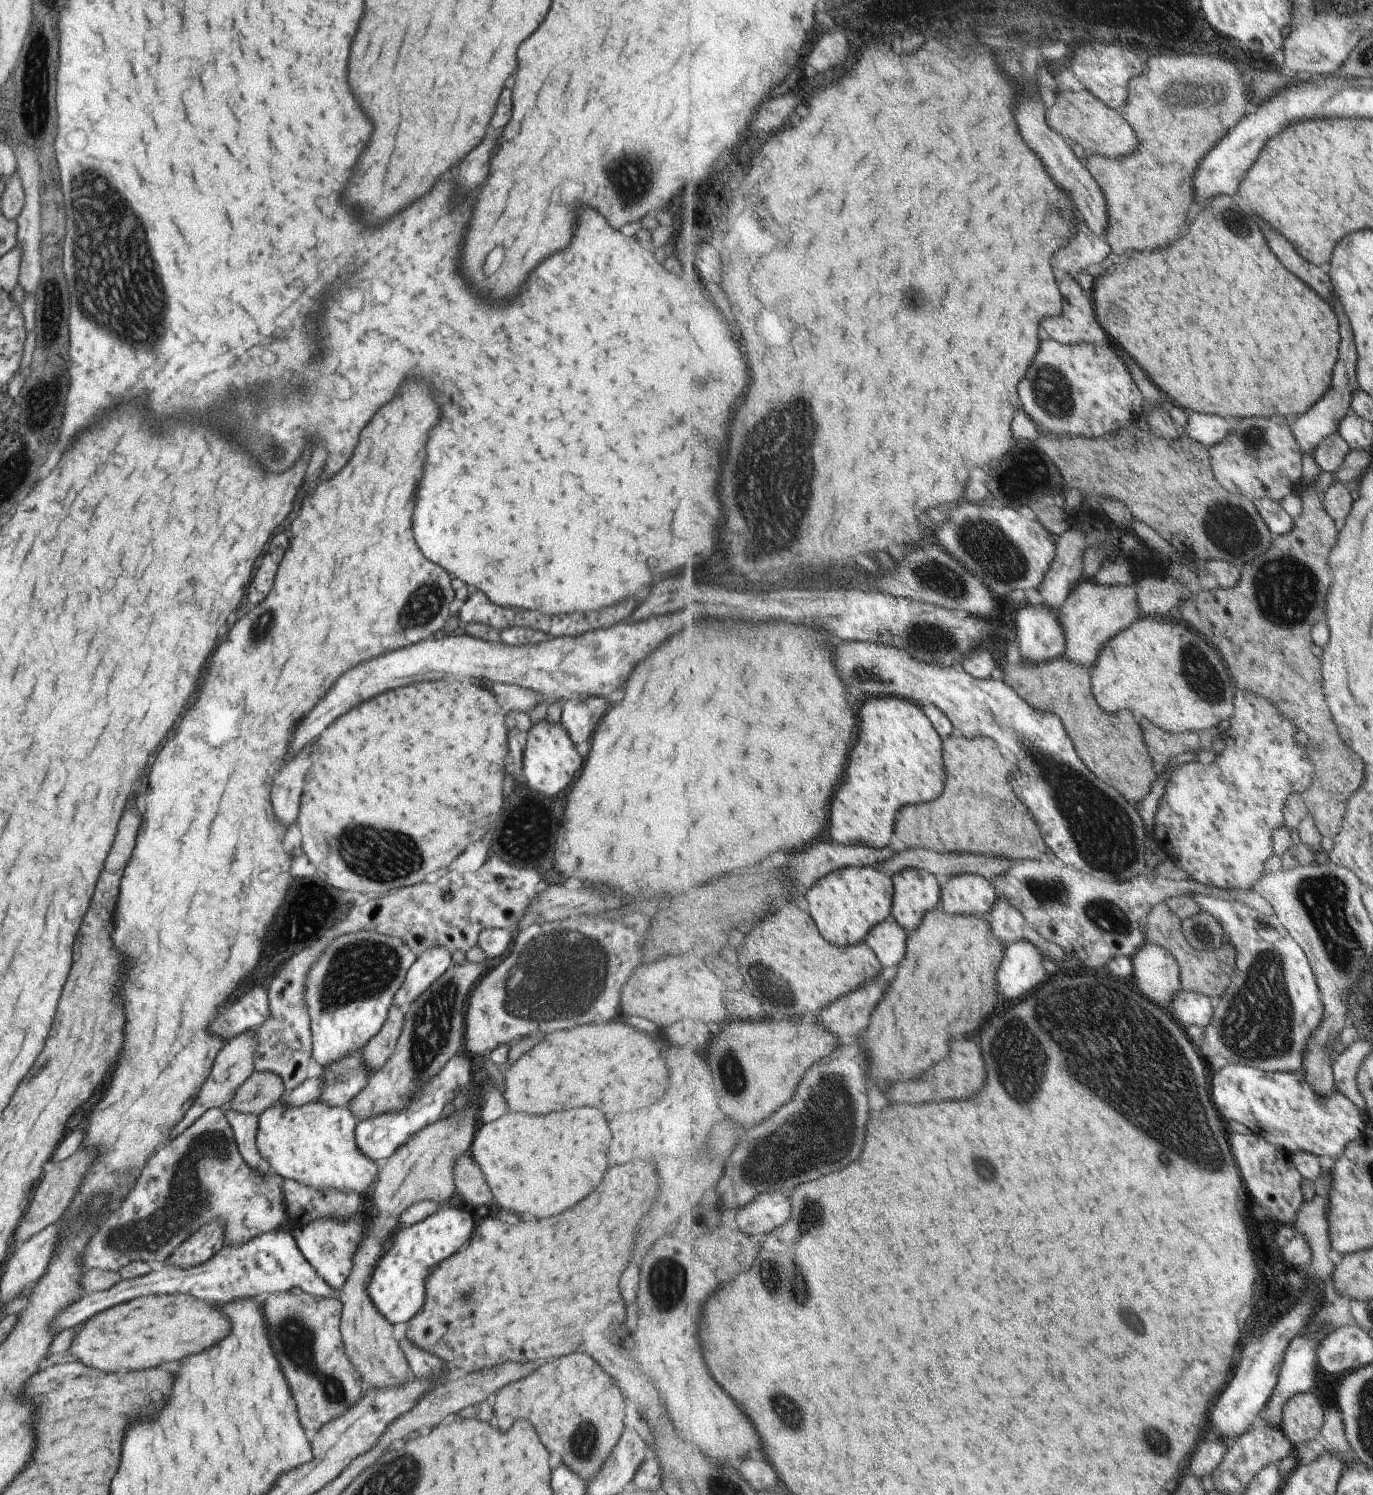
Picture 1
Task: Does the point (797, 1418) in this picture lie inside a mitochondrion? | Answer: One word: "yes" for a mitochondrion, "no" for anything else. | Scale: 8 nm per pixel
yes

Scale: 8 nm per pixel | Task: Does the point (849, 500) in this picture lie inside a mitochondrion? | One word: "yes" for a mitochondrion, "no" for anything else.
no

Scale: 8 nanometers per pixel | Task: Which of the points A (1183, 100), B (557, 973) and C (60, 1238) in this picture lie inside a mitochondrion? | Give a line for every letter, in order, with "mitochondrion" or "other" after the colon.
A: mitochondrion
B: mitochondrion
C: other

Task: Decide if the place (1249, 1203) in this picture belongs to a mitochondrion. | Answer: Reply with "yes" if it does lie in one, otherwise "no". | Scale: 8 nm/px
no

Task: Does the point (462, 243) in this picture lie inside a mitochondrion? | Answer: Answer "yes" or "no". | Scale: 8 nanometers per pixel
no

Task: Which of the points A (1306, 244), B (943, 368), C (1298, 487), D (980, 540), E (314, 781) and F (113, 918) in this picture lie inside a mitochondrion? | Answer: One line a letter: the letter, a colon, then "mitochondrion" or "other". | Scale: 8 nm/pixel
A: other
B: other
C: other
D: mitochondrion
E: other
F: other

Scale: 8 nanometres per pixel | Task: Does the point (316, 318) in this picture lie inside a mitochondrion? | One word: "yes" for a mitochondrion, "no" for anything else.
no

